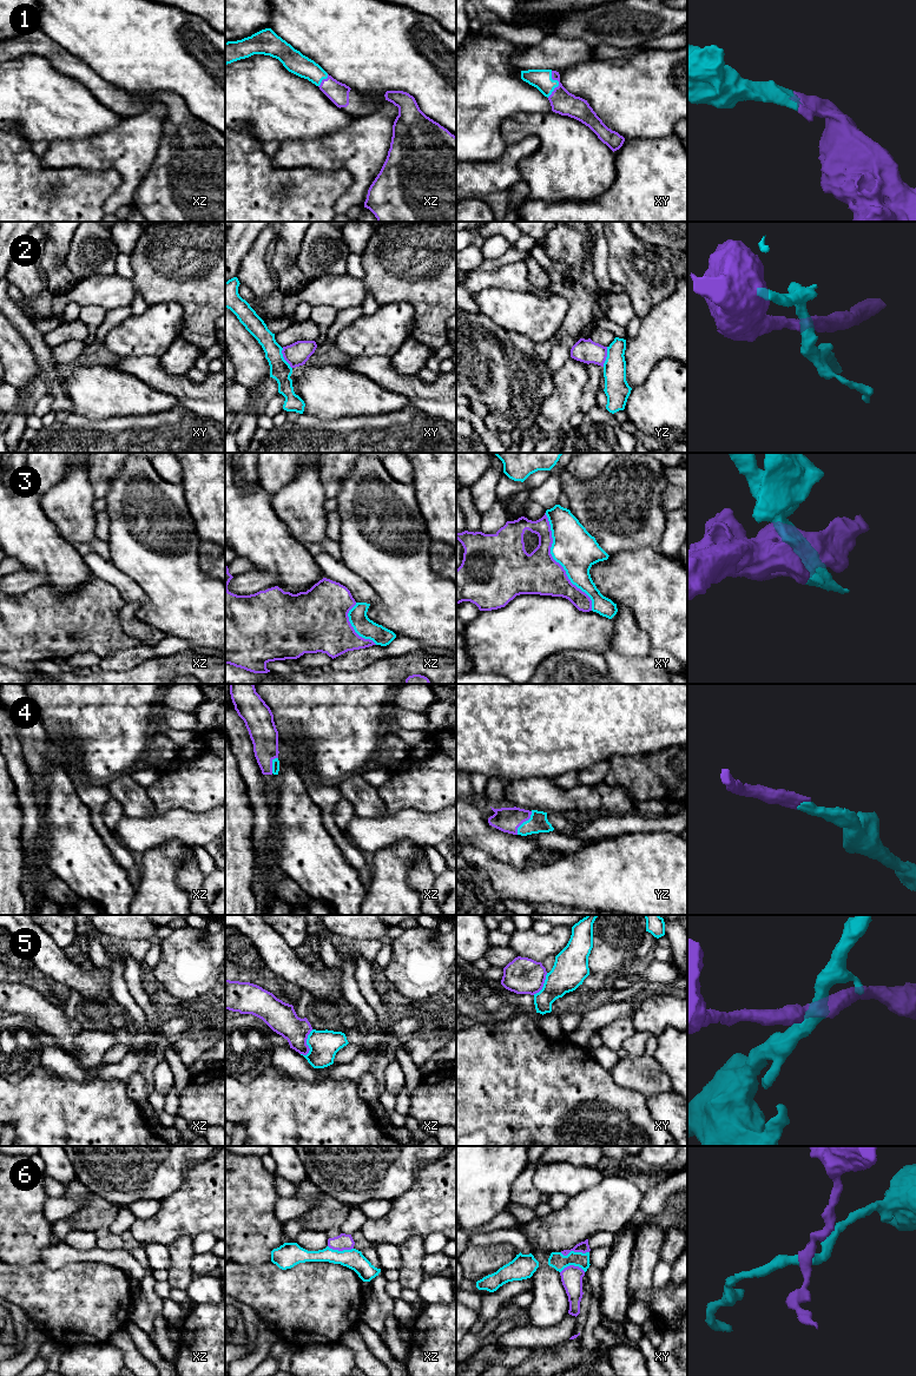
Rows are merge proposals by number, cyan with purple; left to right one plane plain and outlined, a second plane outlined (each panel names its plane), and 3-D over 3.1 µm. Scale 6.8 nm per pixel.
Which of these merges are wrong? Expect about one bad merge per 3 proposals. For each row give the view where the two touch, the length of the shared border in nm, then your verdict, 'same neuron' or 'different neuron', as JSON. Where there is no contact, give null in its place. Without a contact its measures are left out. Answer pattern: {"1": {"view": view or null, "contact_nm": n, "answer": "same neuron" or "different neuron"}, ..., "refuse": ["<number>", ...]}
{"1": {"view": "xy", "contact_nm": 190, "answer": "same neuron"}, "2": {"view": "xy", "contact_nm": 160, "answer": "different neuron"}, "3": {"view": "xy", "contact_nm": 750, "answer": "different neuron"}, "4": {"view": "yz", "contact_nm": 190, "answer": "same neuron"}, "5": {"view": "xz", "contact_nm": 200, "answer": "different neuron"}, "6": {"view": "xy", "contact_nm": 200, "answer": "different neuron"}, "refuse": ["2", "3", "5", "6"]}

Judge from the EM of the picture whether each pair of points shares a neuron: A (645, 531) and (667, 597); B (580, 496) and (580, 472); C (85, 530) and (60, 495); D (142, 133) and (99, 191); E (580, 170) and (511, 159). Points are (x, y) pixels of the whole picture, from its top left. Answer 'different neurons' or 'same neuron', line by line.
A: different neurons
B: different neurons
C: same neuron
D: different neurons
E: different neurons

